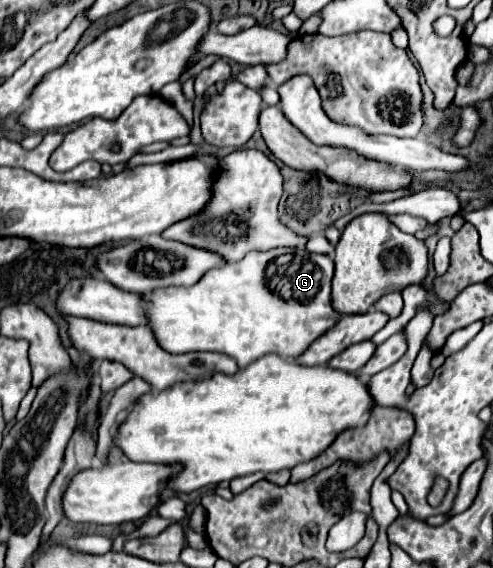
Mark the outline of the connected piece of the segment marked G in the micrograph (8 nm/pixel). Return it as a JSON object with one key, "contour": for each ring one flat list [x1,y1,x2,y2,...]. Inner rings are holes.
{"contour":[[290,246,290,248,272,248,272,250,254,250,254,252,248,252,242,260,238,262,228,262,226,266,222,268,214,268,210,272,206,272,194,286,188,286,188,288,160,288,160,290,154,290,152,294,148,294,146,298,152,302,150,310,148,310,148,320,150,320,150,326,158,338,158,344,170,352,170,354,184,354,184,352,220,352,220,354,228,354,230,358,236,360,236,364,240,368,246,368,248,364,252,364,254,360,274,352,274,354,280,354,282,358,286,360,296,360,296,356,300,356,302,352,306,352,306,348,318,340,318,336,324,336,330,328,334,328,334,324,342,318,340,312,336,312,332,308,332,300,330,300,330,280,334,276,334,262,328,254,312,254,308,252,306,248,300,248,300,246]]}

